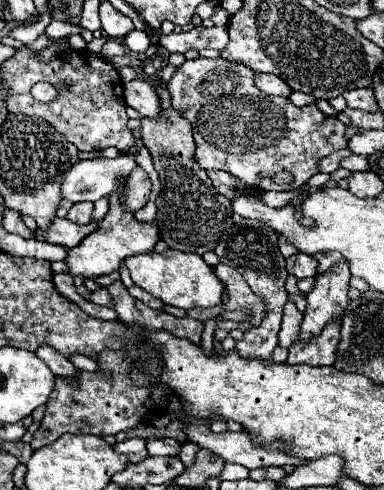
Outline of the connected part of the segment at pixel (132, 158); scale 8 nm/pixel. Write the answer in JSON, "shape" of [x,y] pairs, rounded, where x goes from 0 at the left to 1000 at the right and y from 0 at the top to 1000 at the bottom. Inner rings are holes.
{"shape":[[[323,310],[302,322],[250,318],[208,327],[172,351],[161,400],[188,412],[250,412],[255,404],[313,388],[354,339],[354,310]]]}

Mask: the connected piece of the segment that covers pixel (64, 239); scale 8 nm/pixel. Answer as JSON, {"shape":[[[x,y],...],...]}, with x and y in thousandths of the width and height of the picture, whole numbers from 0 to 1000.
{"shape":[[[141,445],[115,490],[135,494],[135,498],[161,498],[161,502],[203,502],[229,478],[240,478],[250,469],[250,461],[255,461],[250,453],[208,461],[172,445]]]}

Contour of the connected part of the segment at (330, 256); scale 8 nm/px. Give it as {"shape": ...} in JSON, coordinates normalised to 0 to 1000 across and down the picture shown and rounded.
{"shape":[[[844,514],[844,518],[828,518],[818,527],[828,531],[828,559],[833,555],[854,555],[870,539],[880,539],[891,531],[885,514]]]}

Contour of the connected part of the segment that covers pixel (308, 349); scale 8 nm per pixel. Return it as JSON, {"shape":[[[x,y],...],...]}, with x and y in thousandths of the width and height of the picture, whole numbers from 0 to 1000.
{"shape":[[[885,657],[854,661],[839,682],[818,686],[802,702],[766,698],[750,718],[750,743],[807,743],[807,747],[865,747],[875,735],[875,706],[885,694]]]}

